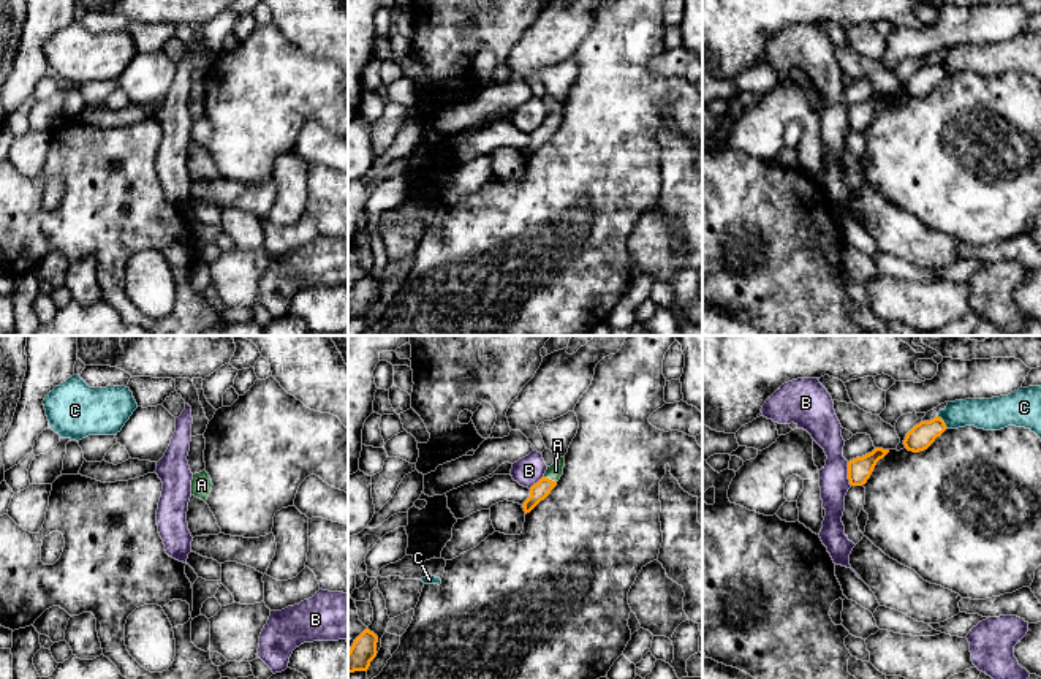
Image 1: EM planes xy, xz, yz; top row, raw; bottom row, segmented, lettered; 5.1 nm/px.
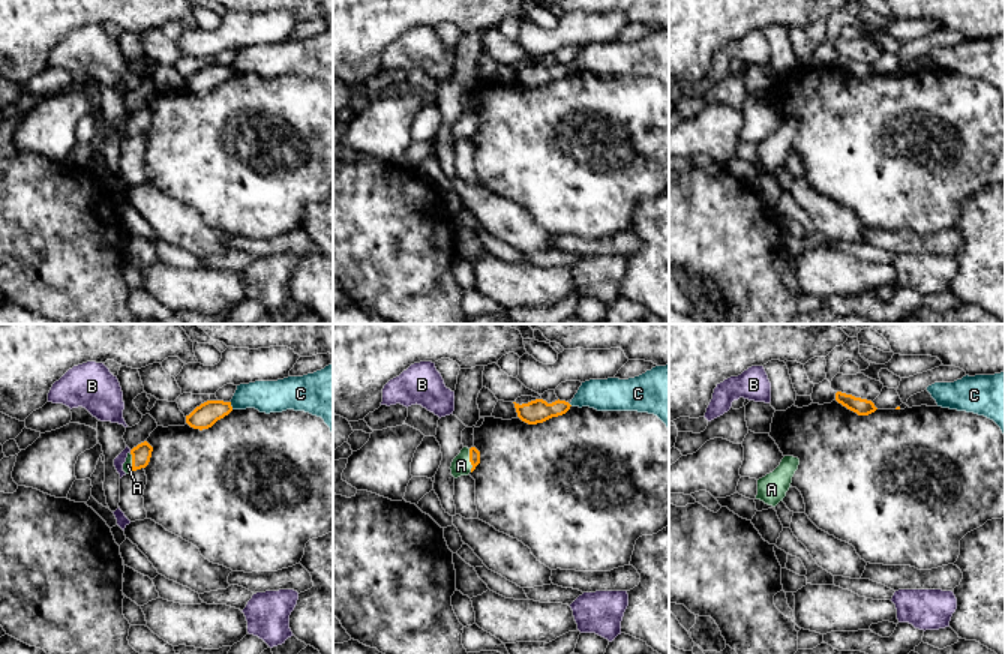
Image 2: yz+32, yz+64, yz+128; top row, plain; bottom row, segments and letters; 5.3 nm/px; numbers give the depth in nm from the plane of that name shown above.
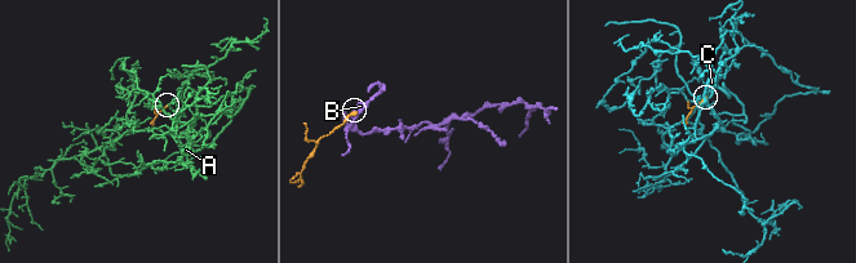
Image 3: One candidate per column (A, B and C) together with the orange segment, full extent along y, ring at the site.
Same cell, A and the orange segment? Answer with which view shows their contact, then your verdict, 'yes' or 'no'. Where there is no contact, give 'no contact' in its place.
xz | yes

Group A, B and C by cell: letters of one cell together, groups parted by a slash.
A / B / C

